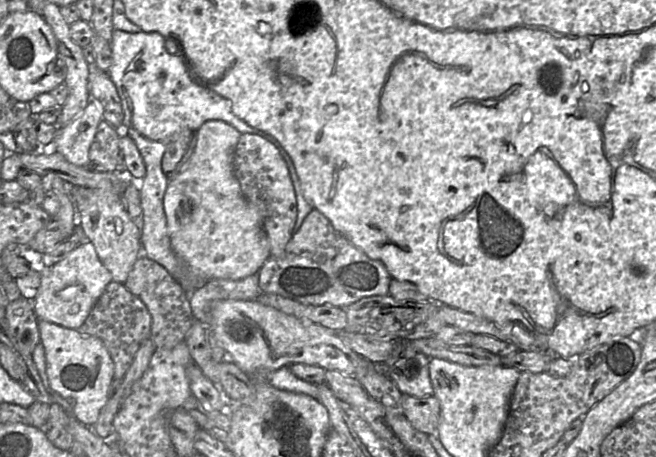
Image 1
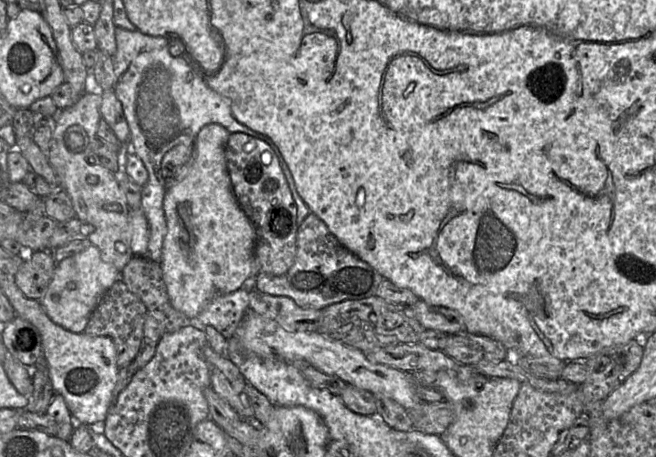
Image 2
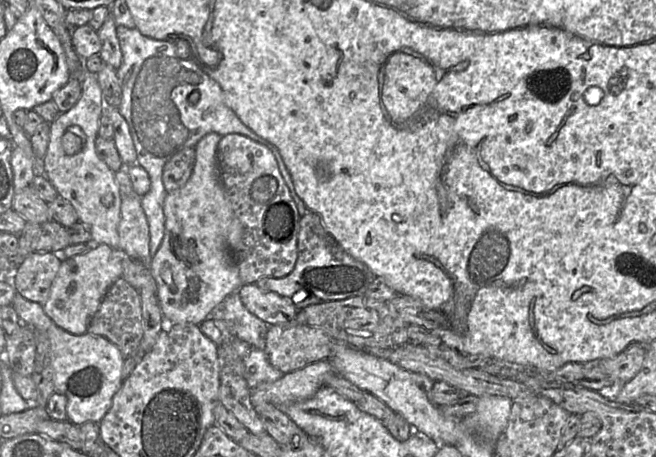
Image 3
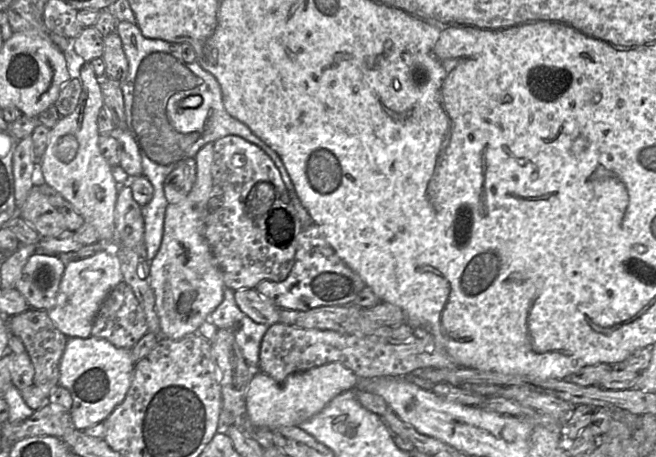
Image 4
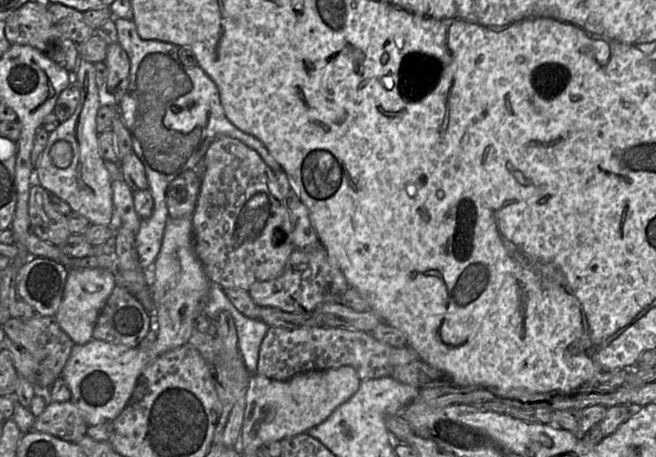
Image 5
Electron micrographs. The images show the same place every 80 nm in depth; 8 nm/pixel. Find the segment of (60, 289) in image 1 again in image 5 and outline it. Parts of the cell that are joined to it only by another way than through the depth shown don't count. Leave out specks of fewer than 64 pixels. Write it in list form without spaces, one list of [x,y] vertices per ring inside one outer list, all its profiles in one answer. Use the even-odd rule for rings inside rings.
[[[104,268],[68,270],[63,299],[55,319],[74,344],[83,345],[92,339],[98,316],[115,286],[115,275],[112,270]]]

